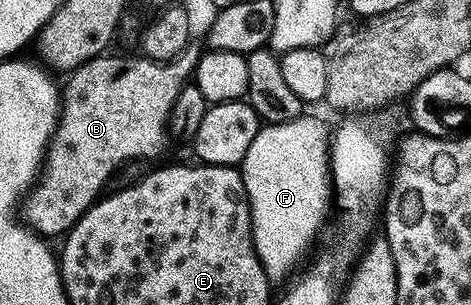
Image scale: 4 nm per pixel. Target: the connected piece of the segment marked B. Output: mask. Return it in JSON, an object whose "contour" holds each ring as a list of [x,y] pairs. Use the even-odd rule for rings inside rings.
{"contour":[[[190,44],[176,58],[167,62],[155,62],[144,56],[102,56],[87,60],[66,77],[69,79],[66,80],[65,86],[63,82],[61,90],[61,112],[53,136],[49,139],[49,149],[45,151],[41,173],[23,198],[24,221],[36,233],[42,236],[68,234],[69,229],[85,215],[86,210],[98,201],[99,195],[106,189],[104,186],[108,184],[109,177],[120,166],[125,166],[136,158],[157,158],[164,152],[169,113],[173,111],[181,87],[186,85],[202,53],[202,47]]]}

